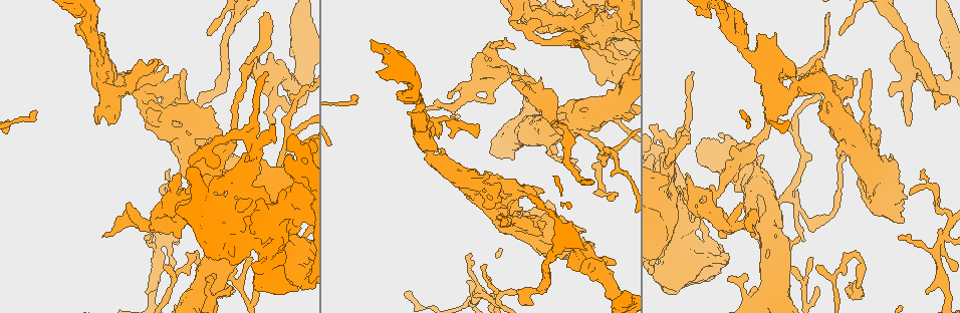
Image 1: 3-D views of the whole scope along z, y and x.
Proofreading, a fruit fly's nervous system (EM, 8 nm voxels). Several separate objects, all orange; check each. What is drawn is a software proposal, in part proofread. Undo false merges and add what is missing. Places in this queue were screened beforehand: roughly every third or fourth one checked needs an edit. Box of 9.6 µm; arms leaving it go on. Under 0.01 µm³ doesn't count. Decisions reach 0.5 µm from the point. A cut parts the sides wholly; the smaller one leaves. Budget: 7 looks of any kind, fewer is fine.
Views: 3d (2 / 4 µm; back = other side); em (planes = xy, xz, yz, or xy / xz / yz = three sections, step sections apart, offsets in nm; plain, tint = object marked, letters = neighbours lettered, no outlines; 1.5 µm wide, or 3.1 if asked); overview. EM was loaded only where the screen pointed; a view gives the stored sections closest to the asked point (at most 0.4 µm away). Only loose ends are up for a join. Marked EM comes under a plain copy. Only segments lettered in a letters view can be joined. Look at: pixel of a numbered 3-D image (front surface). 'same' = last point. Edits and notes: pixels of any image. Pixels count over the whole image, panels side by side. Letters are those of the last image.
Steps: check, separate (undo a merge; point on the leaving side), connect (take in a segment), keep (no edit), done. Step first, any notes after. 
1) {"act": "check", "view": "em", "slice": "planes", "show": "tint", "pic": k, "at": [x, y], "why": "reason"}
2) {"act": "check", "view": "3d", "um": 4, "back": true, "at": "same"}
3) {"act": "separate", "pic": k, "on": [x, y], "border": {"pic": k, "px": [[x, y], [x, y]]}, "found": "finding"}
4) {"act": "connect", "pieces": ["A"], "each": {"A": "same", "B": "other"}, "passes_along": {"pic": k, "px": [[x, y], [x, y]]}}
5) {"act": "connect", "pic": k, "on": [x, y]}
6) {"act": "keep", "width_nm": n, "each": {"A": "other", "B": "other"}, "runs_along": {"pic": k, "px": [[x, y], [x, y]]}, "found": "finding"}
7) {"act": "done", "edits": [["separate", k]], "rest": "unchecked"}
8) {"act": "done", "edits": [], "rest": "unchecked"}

{"act": "check", "view": "3d", "um": 2, "pic": 1, "at": [526, 294]}

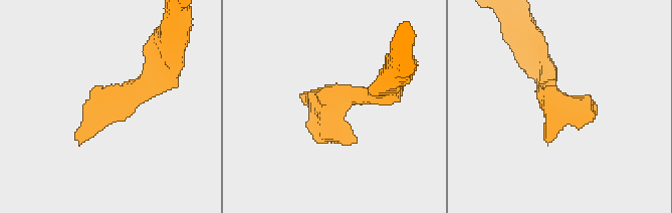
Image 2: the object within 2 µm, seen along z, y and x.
{"act": "check", "view": "em", "slice": "planes", "show": "tint", "pic": 2, "at": [342, 104]}

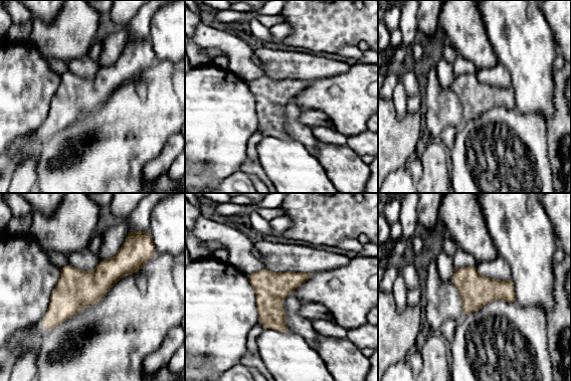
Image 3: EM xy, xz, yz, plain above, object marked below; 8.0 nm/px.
{"act": "check", "view": "em", "slice": "planes", "show": "letters", "at": "same", "why": "what lies round it"}

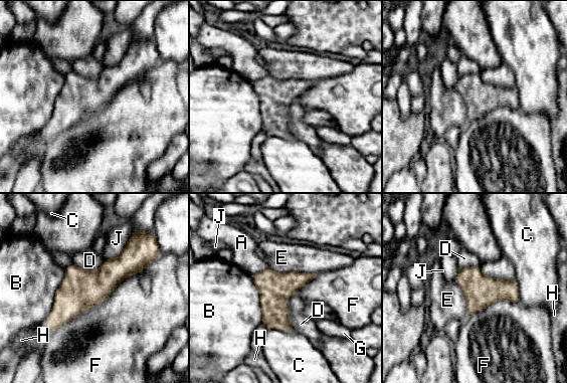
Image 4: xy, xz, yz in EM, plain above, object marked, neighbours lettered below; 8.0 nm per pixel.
{"act": "keep", "longest_contact_nm": ["F", 850], "each": {"A": "other", "B": "other", "C": "other", "D": "other", "E": "other", "F": "other", "G": "other", "H": "other", "J": "other"}, "runs_along": {"pic": 4, "px": [[142, 256], [87, 289], [52, 327]]}, "found": "all the same neuron"}

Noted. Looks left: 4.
{"act": "check", "view": "3d", "um": 2, "pic": 1, "at": [844, 154], "why": "tapers out"}

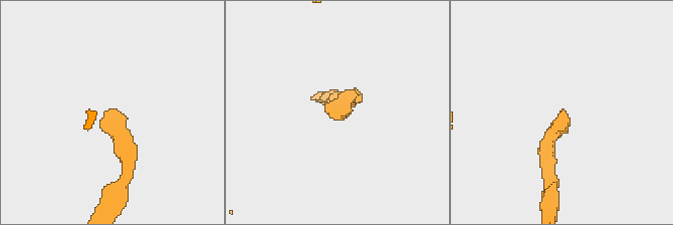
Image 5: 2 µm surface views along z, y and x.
{"act": "check", "view": "em", "slice": "planes", "show": "letters", "pic": 5, "at": [106, 114], "why": "shape alone is not enough"}

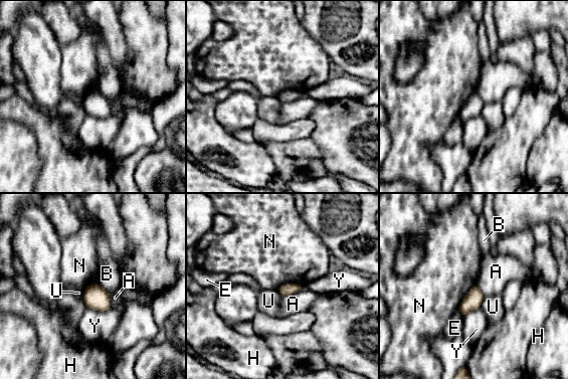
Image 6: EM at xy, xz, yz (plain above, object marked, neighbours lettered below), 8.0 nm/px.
{"act": "keep", "each": {"A": "other", "B": "other", "E": "other", "H": "other", "N": "other", "U": "other", "Y": "other"}, "border": {"pic": 6, "px": [[302, 285], [282, 283], [276, 290]]}, "found": "no lettered segment goes on from it"}

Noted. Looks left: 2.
{"act": "check", "view": "3d", "um": 2, "back": true, "pic": 1, "at": [771, 57], "why": "calibre changes"}

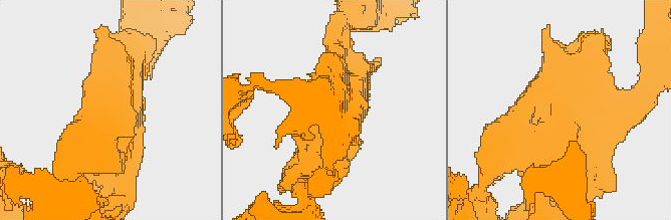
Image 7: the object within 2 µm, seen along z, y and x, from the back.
{"act": "check", "view": "em", "slice": "planes", "show": "letters", "pic": 7, "at": [560, 114], "why": "shape alone is not enough"}

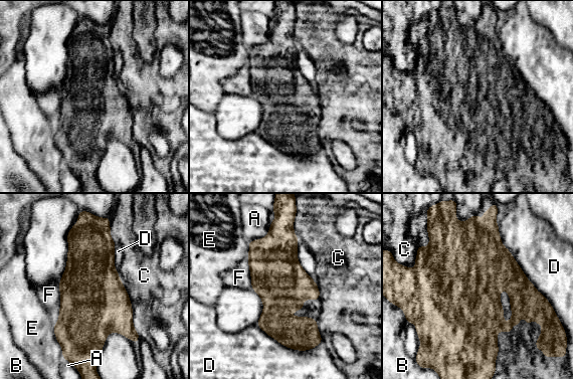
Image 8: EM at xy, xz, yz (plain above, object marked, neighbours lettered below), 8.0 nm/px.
{"act": "keep", "each": {"A": "other", "B": "other", "C": "other", "D": "other", "E": "other", "F": "other"}, "border": {"pic": 8, "px": [[126, 291], [133, 318]]}, "found": "one neuron here"}

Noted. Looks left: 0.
{"act": "done", "edits": [], "rest": "unchecked"}

